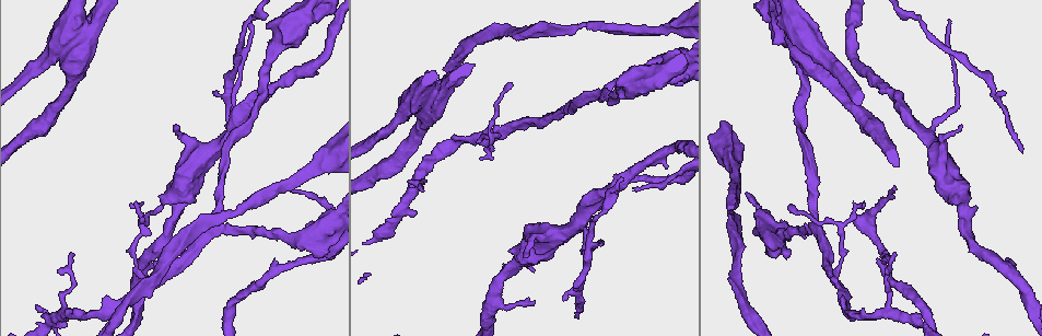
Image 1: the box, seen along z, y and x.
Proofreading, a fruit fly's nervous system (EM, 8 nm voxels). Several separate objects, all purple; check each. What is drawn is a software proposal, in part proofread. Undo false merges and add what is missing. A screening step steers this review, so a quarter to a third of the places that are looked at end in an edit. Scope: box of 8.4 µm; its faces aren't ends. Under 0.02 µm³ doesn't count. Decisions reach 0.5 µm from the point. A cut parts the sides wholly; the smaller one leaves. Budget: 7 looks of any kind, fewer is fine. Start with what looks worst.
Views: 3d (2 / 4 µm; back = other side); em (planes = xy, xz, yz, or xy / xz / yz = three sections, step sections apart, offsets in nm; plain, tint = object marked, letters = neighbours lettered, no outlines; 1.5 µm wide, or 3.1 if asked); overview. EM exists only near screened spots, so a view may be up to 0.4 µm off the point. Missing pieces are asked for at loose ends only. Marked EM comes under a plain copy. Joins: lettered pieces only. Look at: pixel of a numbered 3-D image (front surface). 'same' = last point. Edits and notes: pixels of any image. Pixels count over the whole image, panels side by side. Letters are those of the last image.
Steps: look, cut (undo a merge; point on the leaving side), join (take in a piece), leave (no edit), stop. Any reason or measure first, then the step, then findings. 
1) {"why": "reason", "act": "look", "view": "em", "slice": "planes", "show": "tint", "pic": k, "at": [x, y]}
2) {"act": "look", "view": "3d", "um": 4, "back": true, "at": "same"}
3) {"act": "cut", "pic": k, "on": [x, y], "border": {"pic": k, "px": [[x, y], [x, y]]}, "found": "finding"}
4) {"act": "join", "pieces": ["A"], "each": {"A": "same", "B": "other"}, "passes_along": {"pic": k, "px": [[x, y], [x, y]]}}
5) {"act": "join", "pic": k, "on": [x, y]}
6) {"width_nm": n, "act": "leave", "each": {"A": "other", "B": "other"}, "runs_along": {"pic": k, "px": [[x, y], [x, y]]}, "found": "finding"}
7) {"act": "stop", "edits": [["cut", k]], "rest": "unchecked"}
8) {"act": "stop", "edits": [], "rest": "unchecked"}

{"why": "thick turns thin", "act": "look", "view": "em", "slice": "planes", "show": "letters", "pic": 1, "at": [332, 235]}

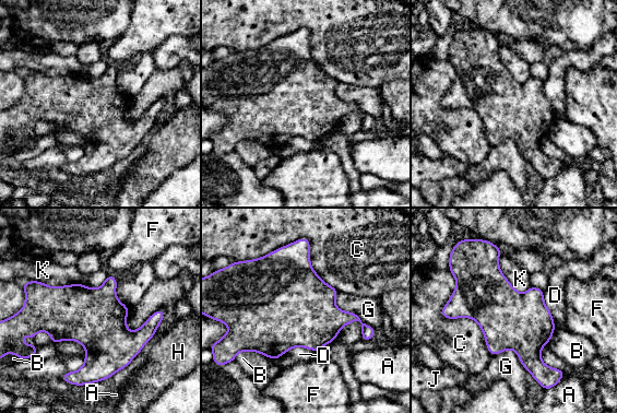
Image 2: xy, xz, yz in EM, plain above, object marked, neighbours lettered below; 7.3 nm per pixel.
{"act": "leave", "each": {"A": "other", "B": "other", "C": "other", "D": "other", "F": "other", "G": "other", "H": "other", "J": "other", "K": "other"}, "border": {"pic": 2, "px": [[335, 295], [341, 309], [375, 328]]}, "found": "all the same neuron"}

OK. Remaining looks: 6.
{"why": "side arm on a straight run", "act": "look", "view": "em", "slice": "planes", "show": "letters", "pic": 1, "at": [813, 225]}

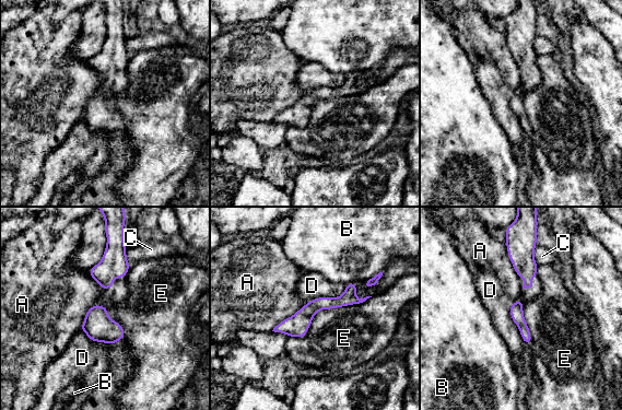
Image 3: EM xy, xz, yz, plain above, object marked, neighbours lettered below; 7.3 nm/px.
{"width_nm": 100, "act": "leave", "each": {"A": "other", "B": "other", "C": "other", "D": "other", "E": "other"}, "runs_along": {"pic": 3, "px": [[353, 284], [339, 302], [277, 329]]}, "found": "all the same neuron"}

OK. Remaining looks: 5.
{"why": "sharp bend", "act": "look", "view": "em", "slice": "planes", "show": "letters", "pic": 1, "at": [591, 250]}

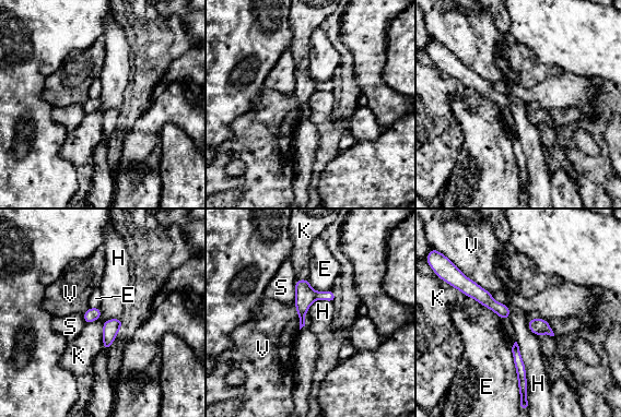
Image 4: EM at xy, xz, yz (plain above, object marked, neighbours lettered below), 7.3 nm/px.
{"act": "cut", "pic": 4, "on": [305, 295], "each": {"E": "other", "H": "other", "K": "other", "S": "other", "V": "other"}, "border": {"pic": 4, "px": [[317, 293], [315, 299]]}, "found": "a second neuron is stuck on"}

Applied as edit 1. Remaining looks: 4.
{"act": "stop", "edits": [["cut", 4]], "rest": "unchecked"}

